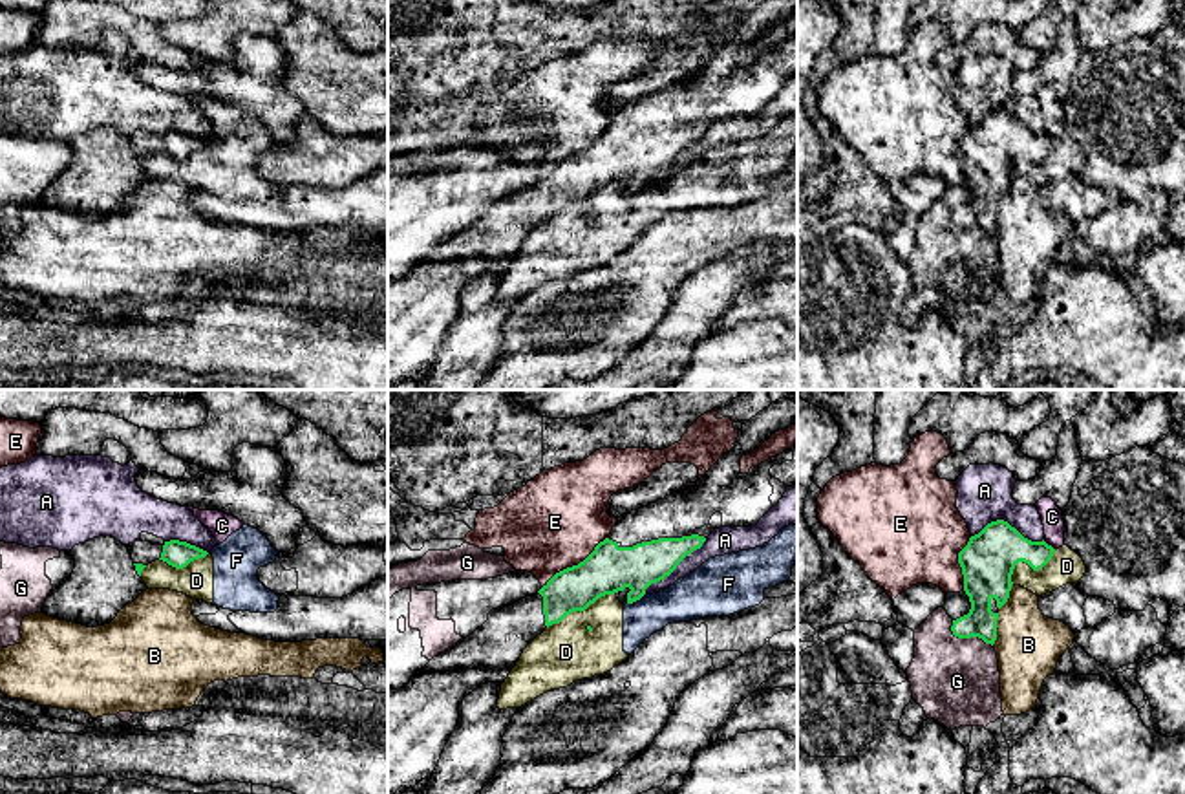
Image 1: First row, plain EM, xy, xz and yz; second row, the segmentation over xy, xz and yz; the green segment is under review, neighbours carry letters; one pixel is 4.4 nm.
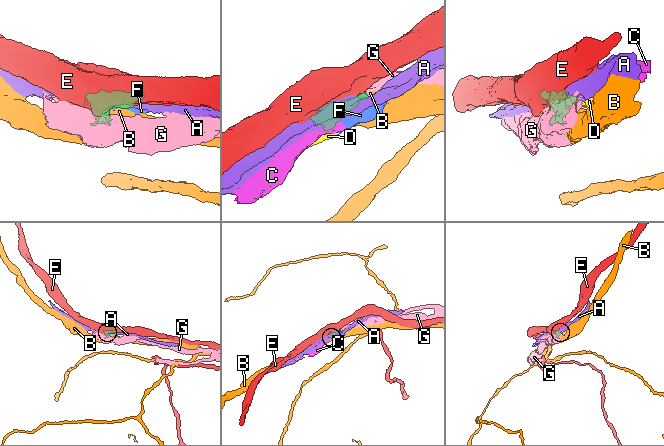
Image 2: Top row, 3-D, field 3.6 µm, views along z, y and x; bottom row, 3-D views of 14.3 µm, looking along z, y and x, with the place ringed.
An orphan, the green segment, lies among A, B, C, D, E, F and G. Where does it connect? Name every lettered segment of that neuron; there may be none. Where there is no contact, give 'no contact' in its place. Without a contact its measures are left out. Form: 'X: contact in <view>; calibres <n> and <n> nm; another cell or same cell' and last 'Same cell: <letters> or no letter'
A: contact in yz; calibres 240 and 240 nm; another cell
B: contact in yz; calibres 200 and 300 nm; another cell
C: contact in yz; calibres 220 and 100 nm; another cell
D: contact in xz; calibres 220 and 260 nm; another cell
E: contact in xz; calibres 220 and 420 nm; another cell
F: contact in xz; calibres 220 and 190 nm; another cell
G: contact in yz; calibres 160 and 380 nm; another cell
Same cell: no letter

